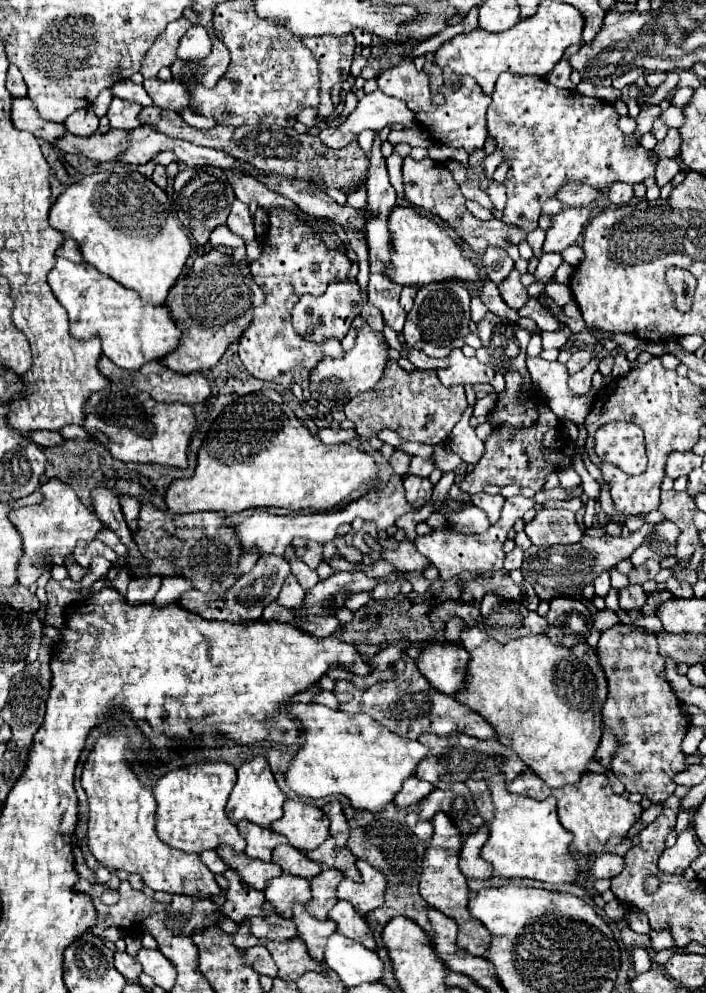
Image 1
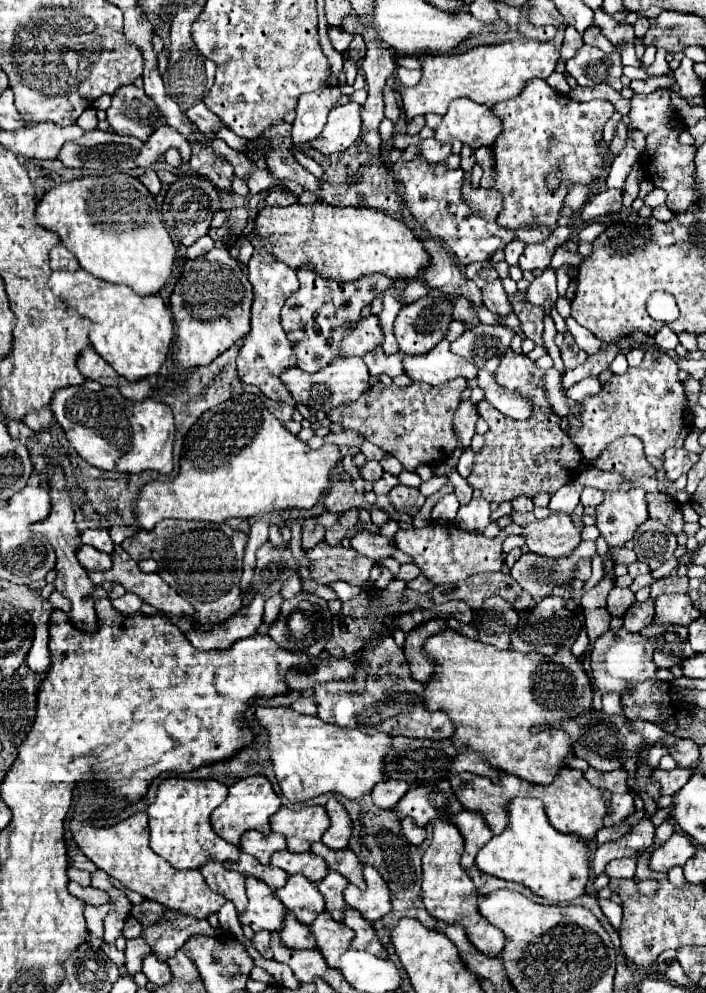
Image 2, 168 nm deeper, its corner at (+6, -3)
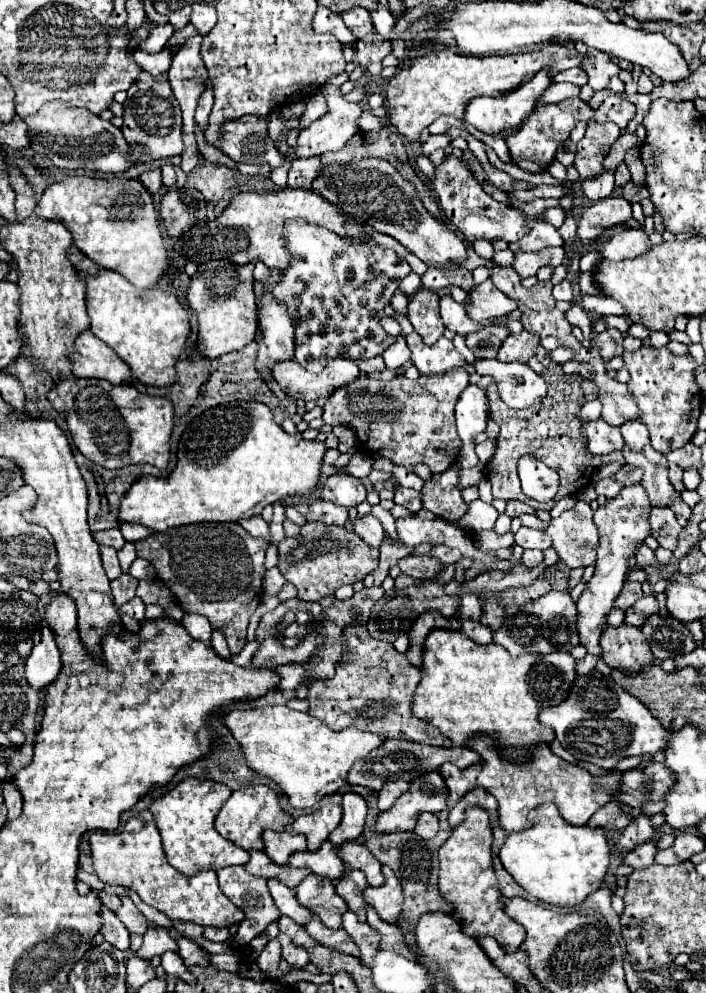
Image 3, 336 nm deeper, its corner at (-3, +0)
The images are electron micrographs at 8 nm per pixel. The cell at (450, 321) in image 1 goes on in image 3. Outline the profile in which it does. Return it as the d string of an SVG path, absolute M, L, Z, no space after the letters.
M418 289L410 297L408 319L416 333L422 335L426 345L434 345L444 335L444 323L438 313L438 293L430 289Z

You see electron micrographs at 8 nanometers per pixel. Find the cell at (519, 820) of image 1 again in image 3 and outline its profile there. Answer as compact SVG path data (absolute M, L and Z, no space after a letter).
M546 803L534 811L532 829L508 835L500 849L500 861L532 897L558 907L576 907L604 881L610 865L610 847L604 829L574 827L562 819L554 803Z

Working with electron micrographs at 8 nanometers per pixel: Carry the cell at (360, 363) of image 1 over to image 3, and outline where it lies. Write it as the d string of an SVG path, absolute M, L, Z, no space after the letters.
M336 357L334 361L328 361L318 375L314 375L308 373L294 359L290 359L274 365L272 375L276 383L282 387L282 391L286 391L290 397L300 401L314 401L314 399L326 399L338 387L358 379L360 369L356 367L354 361Z

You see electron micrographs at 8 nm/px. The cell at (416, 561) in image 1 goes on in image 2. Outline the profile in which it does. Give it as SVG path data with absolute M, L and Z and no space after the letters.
M359 532L351 538L351 546L361 552L363 556L371 558L373 562L381 564L385 558L393 556L393 552L397 550L397 546L393 542L389 542L387 538L383 536L375 536L375 534L369 534L369 532Z

